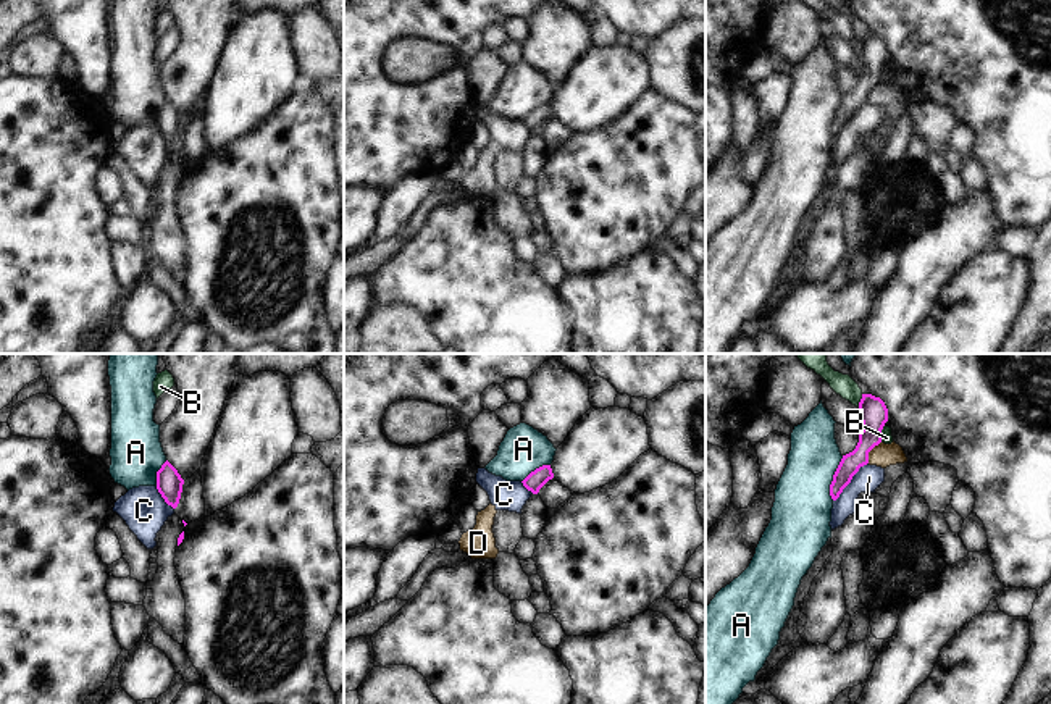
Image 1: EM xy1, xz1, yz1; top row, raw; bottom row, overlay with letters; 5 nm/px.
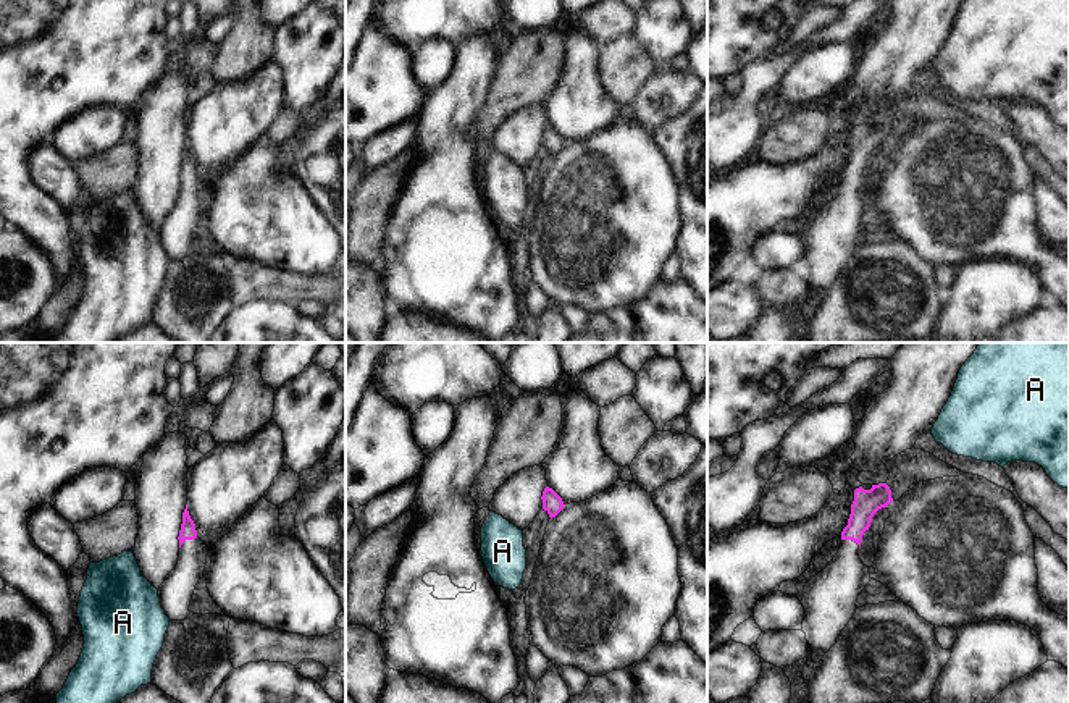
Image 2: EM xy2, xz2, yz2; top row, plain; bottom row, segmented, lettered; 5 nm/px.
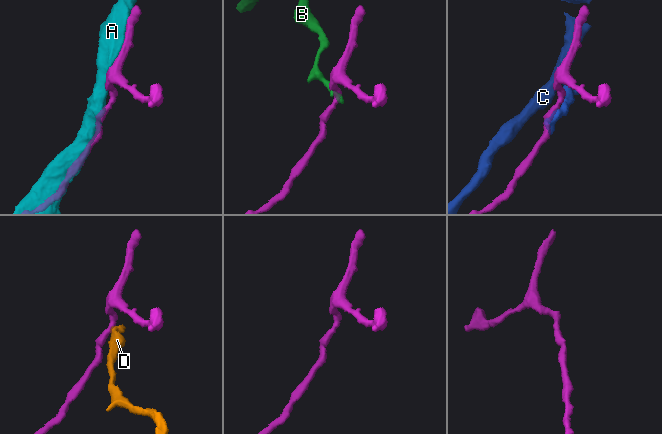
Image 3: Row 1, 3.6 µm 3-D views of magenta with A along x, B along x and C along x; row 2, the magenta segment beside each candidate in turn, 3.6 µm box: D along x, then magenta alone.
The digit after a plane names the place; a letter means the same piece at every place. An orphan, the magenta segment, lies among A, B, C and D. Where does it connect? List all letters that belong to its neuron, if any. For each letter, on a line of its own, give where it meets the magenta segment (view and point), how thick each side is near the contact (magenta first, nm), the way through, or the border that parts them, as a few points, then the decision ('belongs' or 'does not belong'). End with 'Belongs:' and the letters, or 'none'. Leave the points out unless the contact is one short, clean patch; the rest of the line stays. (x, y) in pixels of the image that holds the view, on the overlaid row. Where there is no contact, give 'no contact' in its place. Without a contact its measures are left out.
A: yz1 (833, 478) | 100/300 nm | does not belong
B: yz1 (880, 433) | 140/60 nm | along yz1 (885, 425), (880, 441) | does not belong
C: yz1 (850, 481) | 110/130 nm | along yz1 (867, 462), (833, 501) | does not belong
D: yz1 (869, 451) | 140/120 nm | along yz1 (880, 441), (869, 452), (867, 462) | does not belong
Belongs: none

